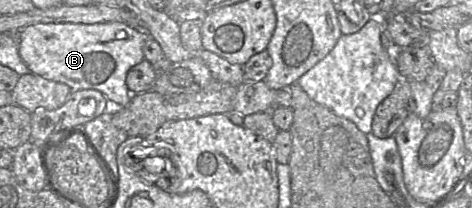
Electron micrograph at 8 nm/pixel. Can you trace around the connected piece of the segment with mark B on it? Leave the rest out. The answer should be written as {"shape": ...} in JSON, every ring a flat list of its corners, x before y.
{"shape":[[37,23,18,31,19,55,31,71,45,79,68,85,72,90,92,89,100,91,108,100,125,106,132,92,126,85,128,71,144,60,143,45,148,34,141,28,132,28,126,23]]}

